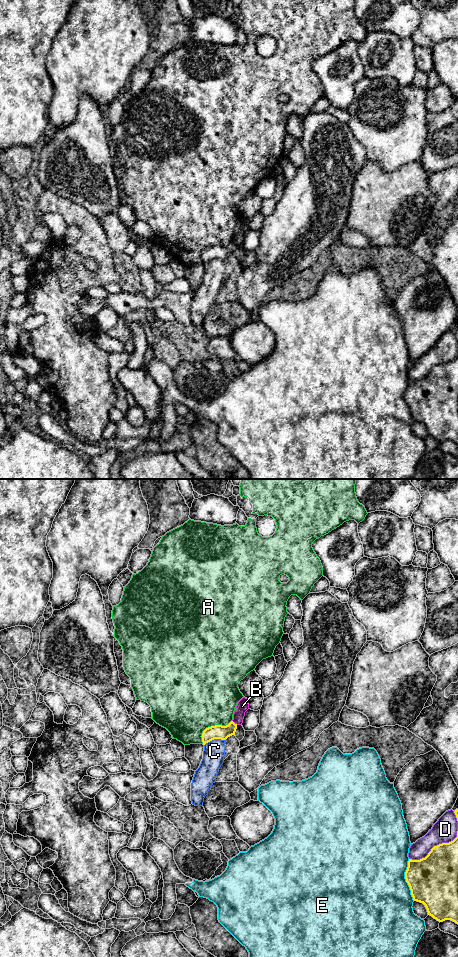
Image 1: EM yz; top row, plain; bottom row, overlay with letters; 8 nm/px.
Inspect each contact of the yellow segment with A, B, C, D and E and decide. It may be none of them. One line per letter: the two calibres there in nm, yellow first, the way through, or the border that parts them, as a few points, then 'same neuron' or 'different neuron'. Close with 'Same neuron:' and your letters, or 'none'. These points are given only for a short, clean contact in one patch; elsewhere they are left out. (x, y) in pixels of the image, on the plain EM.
A: 110/500 nm | different neuron
B: 110/100 nm | along yz (232, 240), (237, 244) | different neuron
C: 110/180 nm | along yz (224, 259), (212, 259), (204, 265) | different neuron
D: 360/190 nm | different neuron
E: 400/500 nm | different neuron
Same neuron: none

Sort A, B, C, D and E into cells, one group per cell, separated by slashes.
A / B / C / D / E

